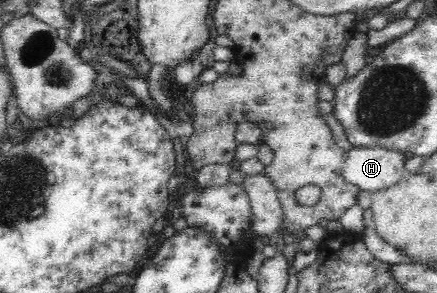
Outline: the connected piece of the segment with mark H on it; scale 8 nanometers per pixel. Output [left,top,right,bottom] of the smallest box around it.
[343,148,406,193]

